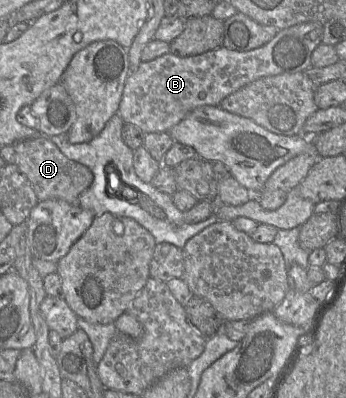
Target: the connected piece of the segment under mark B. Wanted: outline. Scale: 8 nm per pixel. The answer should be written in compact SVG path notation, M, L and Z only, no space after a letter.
M305 22L279 30L268 43L246 52L229 50L220 46L194 56L180 57L167 53L147 62L141 61L138 68L127 77L117 113L124 123L135 125L144 134L168 133L195 108L205 105L219 106L224 98L259 78L303 72L312 67L311 55L314 49L322 43L322 34L322 23Z

